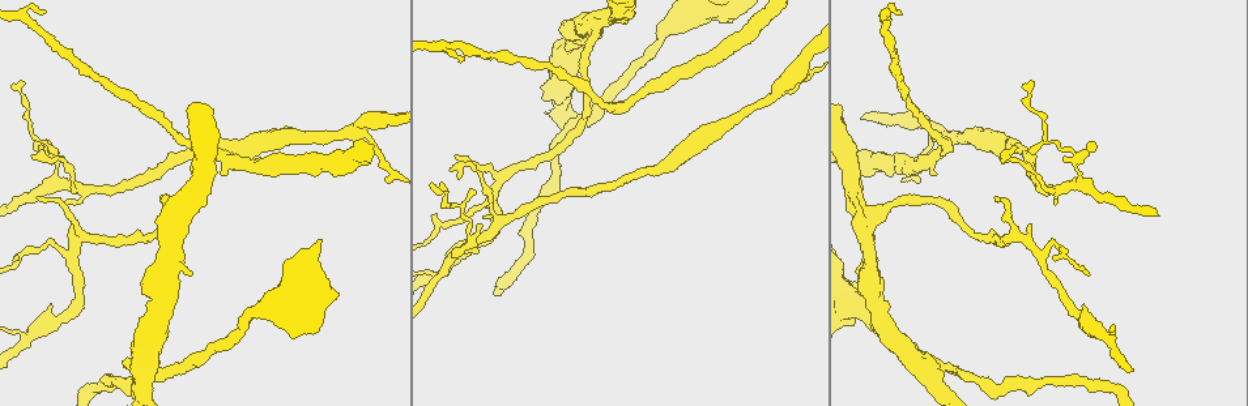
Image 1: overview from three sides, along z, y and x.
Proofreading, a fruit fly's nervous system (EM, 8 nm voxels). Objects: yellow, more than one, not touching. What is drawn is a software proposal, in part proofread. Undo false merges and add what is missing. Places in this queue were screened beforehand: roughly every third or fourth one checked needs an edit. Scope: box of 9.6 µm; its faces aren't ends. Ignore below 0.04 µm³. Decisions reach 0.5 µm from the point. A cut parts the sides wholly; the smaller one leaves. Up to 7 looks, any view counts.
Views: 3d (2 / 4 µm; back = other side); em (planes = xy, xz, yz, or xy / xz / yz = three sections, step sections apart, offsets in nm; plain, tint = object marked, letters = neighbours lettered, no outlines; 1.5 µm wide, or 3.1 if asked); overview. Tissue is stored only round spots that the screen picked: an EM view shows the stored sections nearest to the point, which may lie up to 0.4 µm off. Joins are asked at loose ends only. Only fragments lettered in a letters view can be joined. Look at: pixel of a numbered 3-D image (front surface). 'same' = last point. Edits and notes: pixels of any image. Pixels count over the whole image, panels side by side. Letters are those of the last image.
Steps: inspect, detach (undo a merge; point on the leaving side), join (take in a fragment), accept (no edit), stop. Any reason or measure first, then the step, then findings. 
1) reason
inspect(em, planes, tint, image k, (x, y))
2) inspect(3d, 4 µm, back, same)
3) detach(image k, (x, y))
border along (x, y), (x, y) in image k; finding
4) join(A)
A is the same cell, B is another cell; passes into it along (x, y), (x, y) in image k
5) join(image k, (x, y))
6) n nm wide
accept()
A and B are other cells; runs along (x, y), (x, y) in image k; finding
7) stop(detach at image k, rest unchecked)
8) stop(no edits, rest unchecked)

three-way junction
inspect(3d, 2 µm, image 1, (1035, 251))

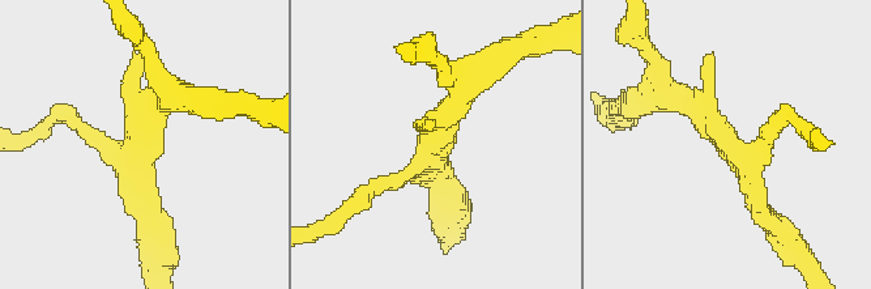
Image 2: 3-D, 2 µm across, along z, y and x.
3 arms
inspect(em, yz, step 4, tint, image 2, (139, 149))

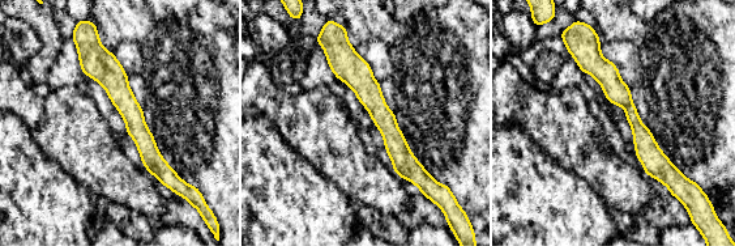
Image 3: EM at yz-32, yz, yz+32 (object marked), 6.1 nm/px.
inspect(em, planes, letters, same)

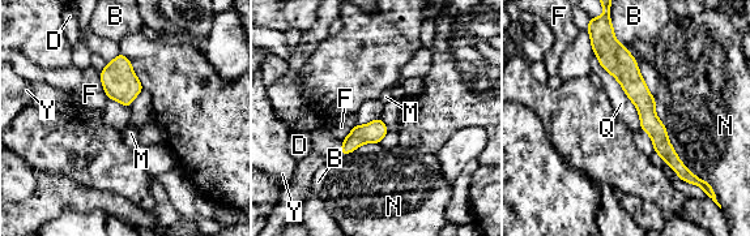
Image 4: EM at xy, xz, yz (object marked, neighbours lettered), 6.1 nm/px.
accept()
B, D, F, M, N, Q and Y are other cells; one neuron here

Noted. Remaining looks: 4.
small branch off a trunk
inspect(em, xz, step 4, tint, image 1, (27, 343))

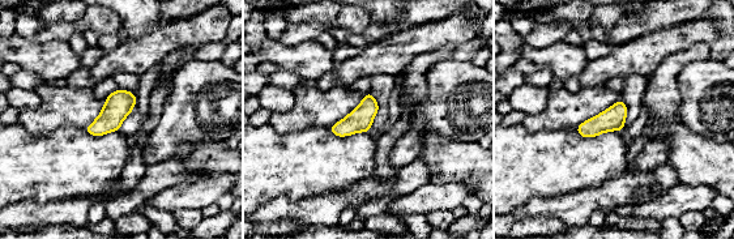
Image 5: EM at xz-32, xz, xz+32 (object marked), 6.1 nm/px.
cut it another way
inspect(em, planes, letters, same)

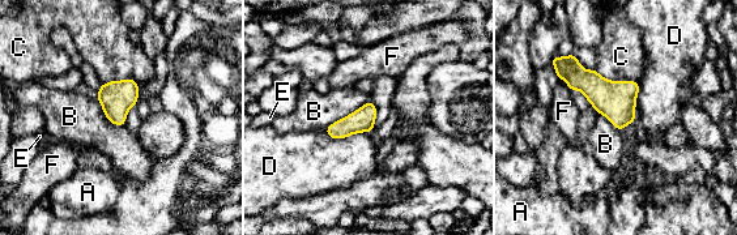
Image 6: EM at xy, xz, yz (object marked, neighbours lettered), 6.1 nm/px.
140 nm wide; B touches over 340 nm
accept()
A, B, C, D, E and F are other cells; one neuron here

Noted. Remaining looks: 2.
stop(no edits, rest unchecked)

